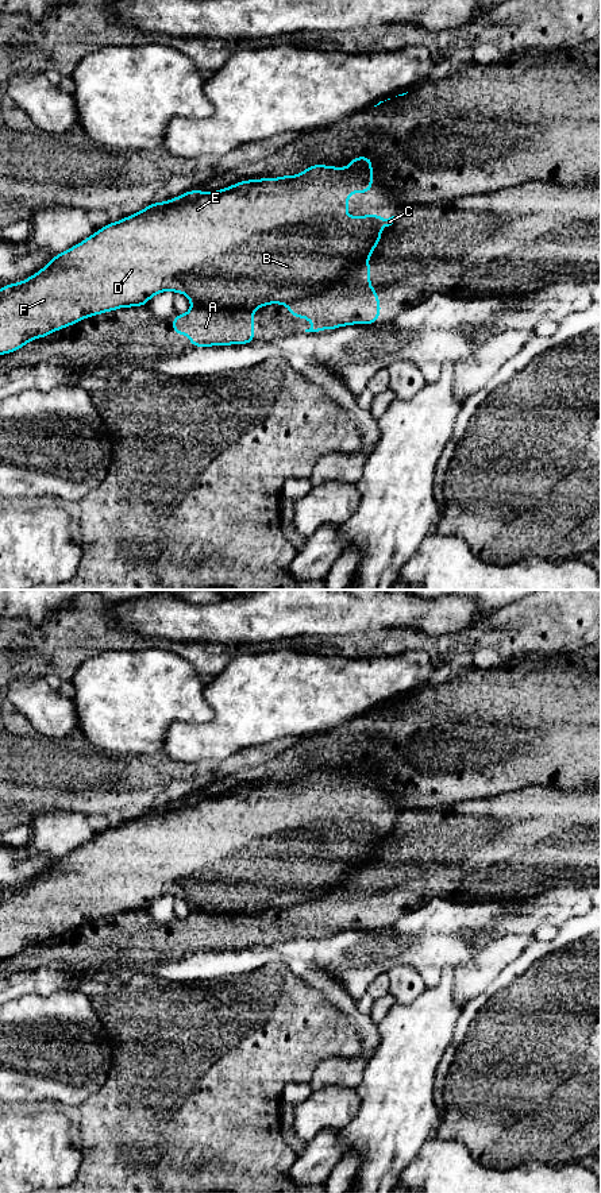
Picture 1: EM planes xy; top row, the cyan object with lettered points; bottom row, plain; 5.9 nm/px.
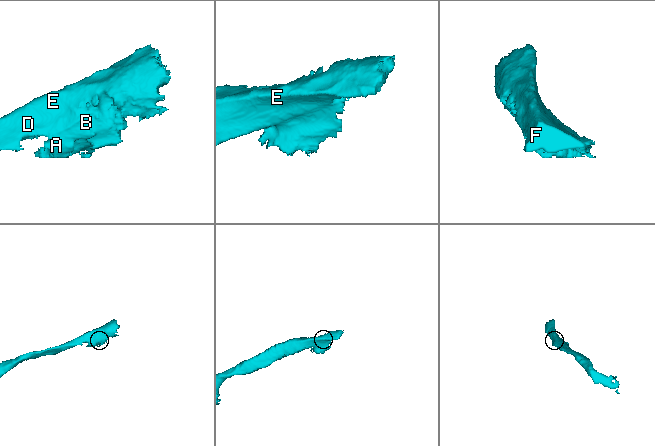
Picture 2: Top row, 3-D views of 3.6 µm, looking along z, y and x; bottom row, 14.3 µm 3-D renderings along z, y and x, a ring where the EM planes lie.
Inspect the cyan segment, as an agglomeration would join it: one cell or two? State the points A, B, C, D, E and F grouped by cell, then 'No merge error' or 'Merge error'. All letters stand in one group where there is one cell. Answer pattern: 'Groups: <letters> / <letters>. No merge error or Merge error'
Groups: A / B C D E F. Merge error

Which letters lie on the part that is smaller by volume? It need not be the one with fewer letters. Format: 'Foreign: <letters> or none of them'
Foreign: A

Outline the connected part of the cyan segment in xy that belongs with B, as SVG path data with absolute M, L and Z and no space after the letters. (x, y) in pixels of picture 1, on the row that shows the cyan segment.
M370 157L351 158L347 167L325 165L311 165L297 175L282 175L278 178L261 178L240 181L235 185L217 192L189 190L176 198L163 202L153 202L132 216L127 216L116 223L109 223L93 235L73 246L65 252L55 255L42 270L18 283L8 283L0 289L0 355L11 354L24 347L32 339L46 337L47 335L73 325L86 317L112 312L120 308L146 306L147 301L165 292L185 294L189 301L203 308L244 308L258 309L270 304L290 302L303 297L315 296L343 281L348 271L371 256L377 247L377 238L382 233L382 227L392 225L394 216L382 219L380 215L347 216L350 193L370 193L373 185L373 166Z

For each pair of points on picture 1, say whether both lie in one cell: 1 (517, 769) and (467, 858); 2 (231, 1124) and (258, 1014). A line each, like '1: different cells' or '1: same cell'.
1: different cells
2: same cell

